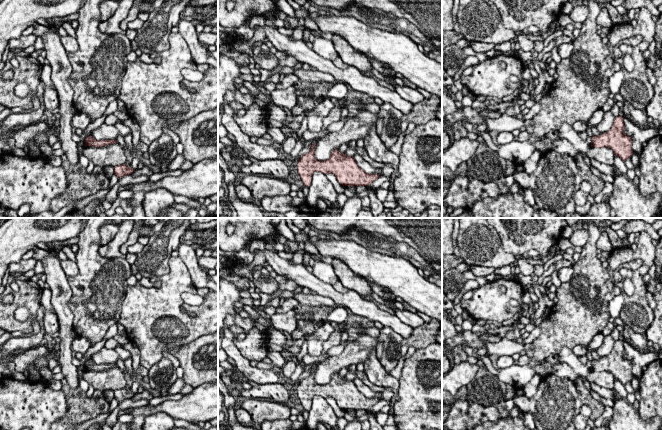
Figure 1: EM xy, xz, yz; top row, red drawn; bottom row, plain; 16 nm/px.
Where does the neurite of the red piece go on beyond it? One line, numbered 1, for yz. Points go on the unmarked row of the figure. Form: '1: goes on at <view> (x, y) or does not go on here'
1: does not go on here

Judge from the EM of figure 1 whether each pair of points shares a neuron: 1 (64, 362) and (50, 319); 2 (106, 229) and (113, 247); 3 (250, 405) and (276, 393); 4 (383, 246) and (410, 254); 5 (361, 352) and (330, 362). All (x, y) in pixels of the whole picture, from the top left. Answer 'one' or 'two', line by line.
1: two
2: two
3: two
4: one
5: one

